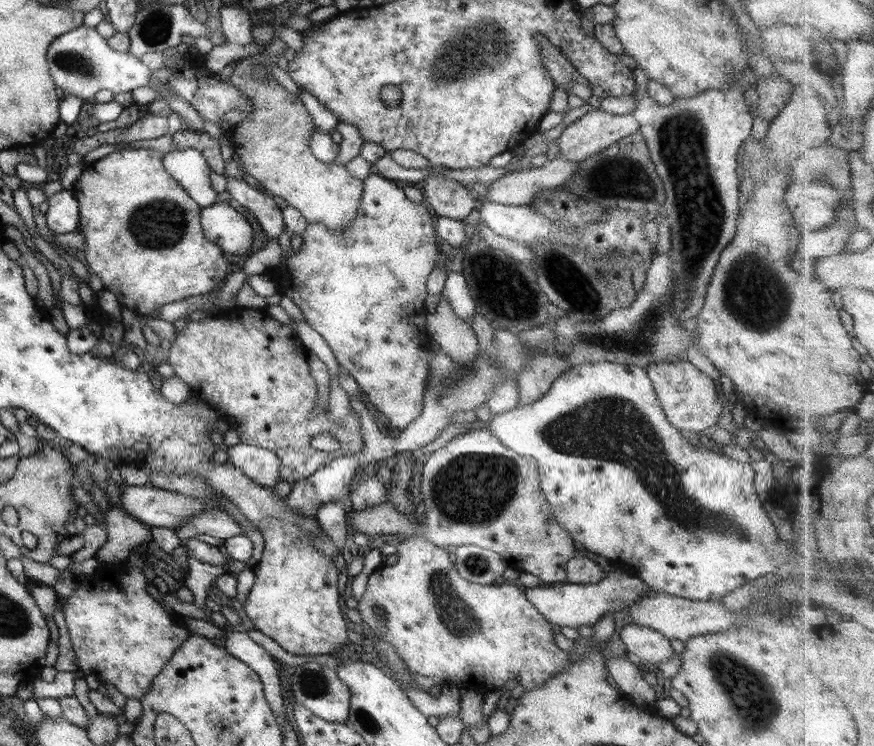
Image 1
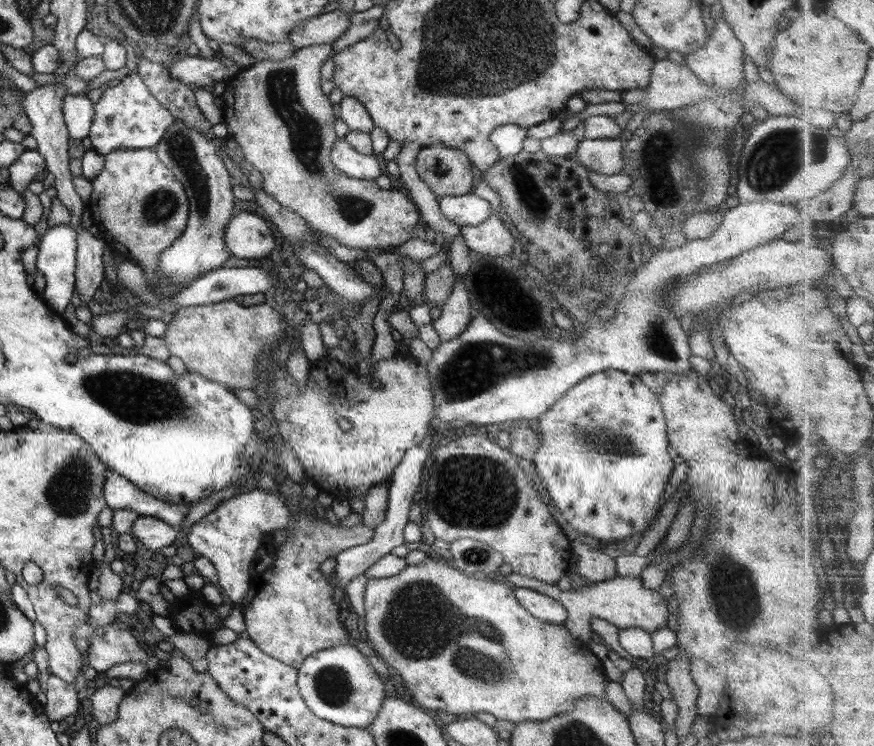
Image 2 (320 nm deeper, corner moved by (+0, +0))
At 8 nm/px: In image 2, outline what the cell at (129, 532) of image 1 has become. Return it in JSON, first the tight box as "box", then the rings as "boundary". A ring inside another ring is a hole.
{"box":[130,516,177,552],"boundary":[[[138,516],[131,525],[130,532],[141,544],[152,552],[159,552],[174,542],[177,530],[163,521],[149,516]]]}

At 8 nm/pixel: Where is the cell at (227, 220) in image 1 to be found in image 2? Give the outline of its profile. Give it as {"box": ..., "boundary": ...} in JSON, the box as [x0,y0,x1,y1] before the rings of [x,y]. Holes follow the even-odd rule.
{"box":[224,212,275,260],"boundary":[[[253,212],[231,217],[224,229],[224,243],[230,256],[243,260],[267,260],[275,248],[269,224]]]}

